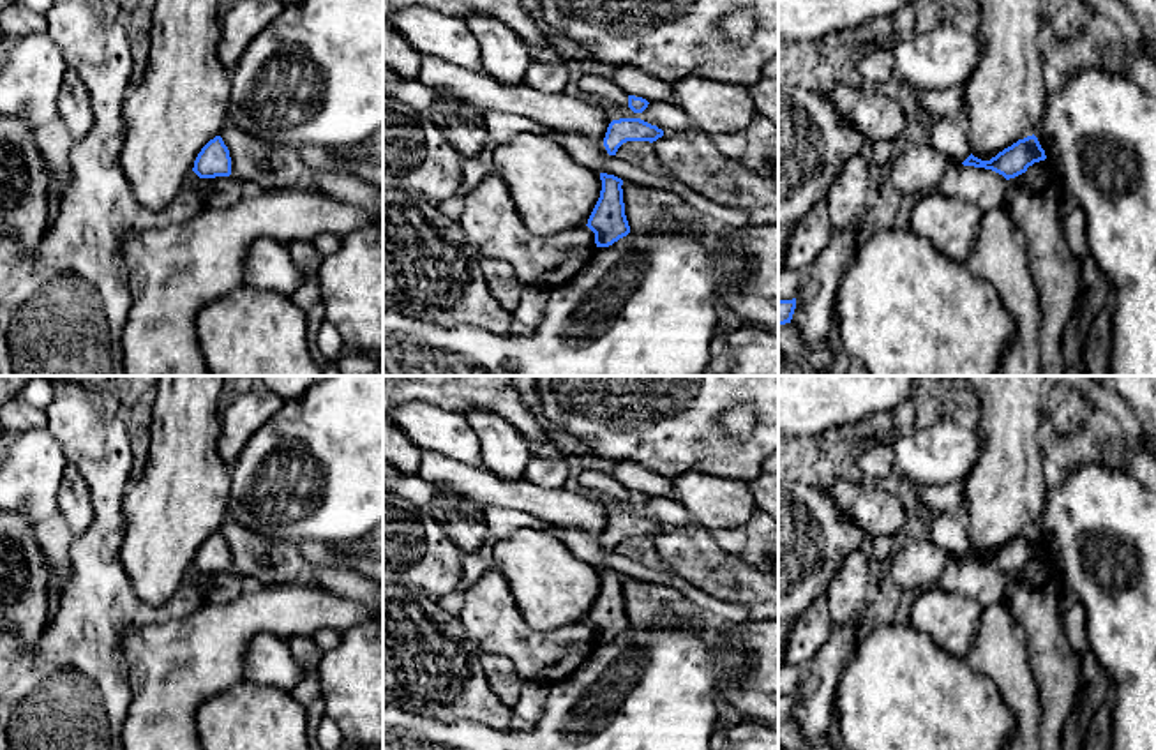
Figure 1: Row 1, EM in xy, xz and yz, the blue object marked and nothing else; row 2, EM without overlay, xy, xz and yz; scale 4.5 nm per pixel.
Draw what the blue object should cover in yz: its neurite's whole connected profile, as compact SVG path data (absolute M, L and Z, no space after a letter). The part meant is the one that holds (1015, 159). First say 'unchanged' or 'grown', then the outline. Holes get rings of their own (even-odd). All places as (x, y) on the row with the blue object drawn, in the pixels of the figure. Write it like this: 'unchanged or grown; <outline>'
grown; M946 116L932 120L930 146L939 152L948 162L992 169L1006 180L1027 171L1034 162L1045 161L1045 150L1038 138L1027 136L1011 146L999 152L990 161L981 161L971 154L965 127Z

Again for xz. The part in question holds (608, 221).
grown; M439 92L439 101L427 111L427 116L443 131L452 146L462 159L475 159L492 141L508 143L521 132L538 134L556 139L579 164L600 175L600 198L588 219L588 228L595 233L597 247L609 247L630 233L625 215L623 189L625 182L642 187L665 189L667 180L660 173L648 173L616 157L618 148L627 141L657 141L664 131L641 118L612 120L602 141L581 136L575 131L554 131L535 120L482 109L480 125L468 124L459 115L464 104L447 92Z

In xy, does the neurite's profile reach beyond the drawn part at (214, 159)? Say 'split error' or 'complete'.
complete

